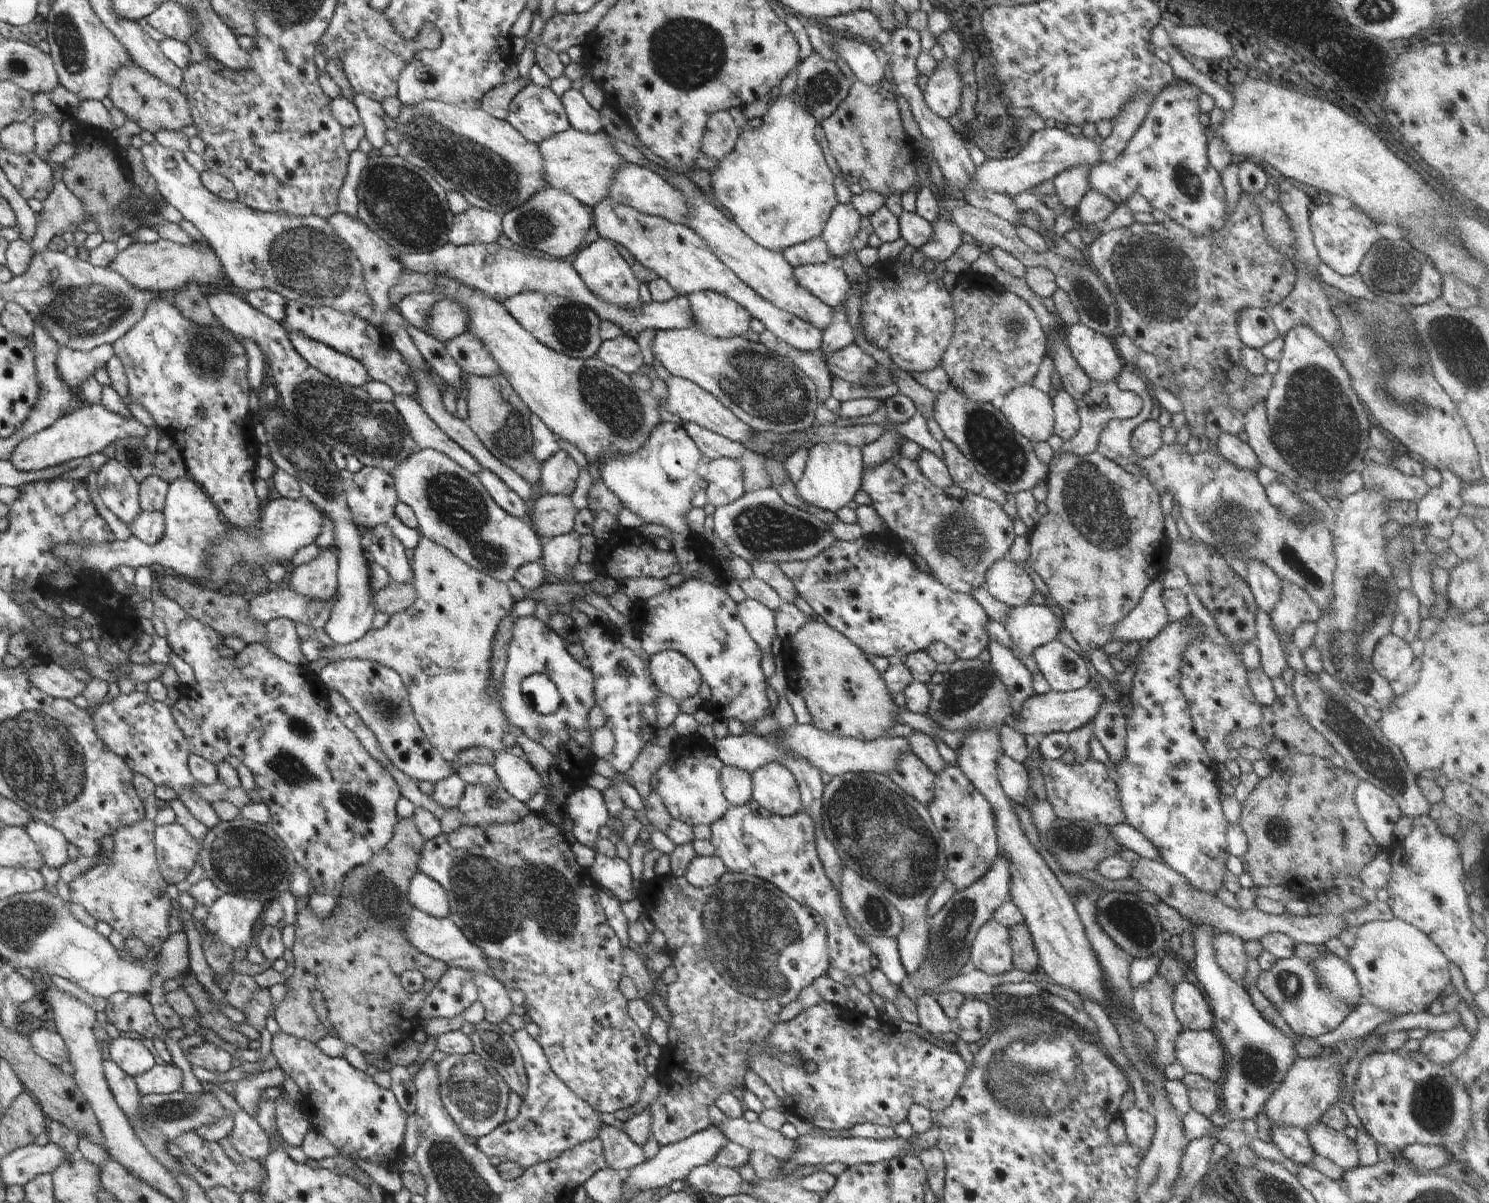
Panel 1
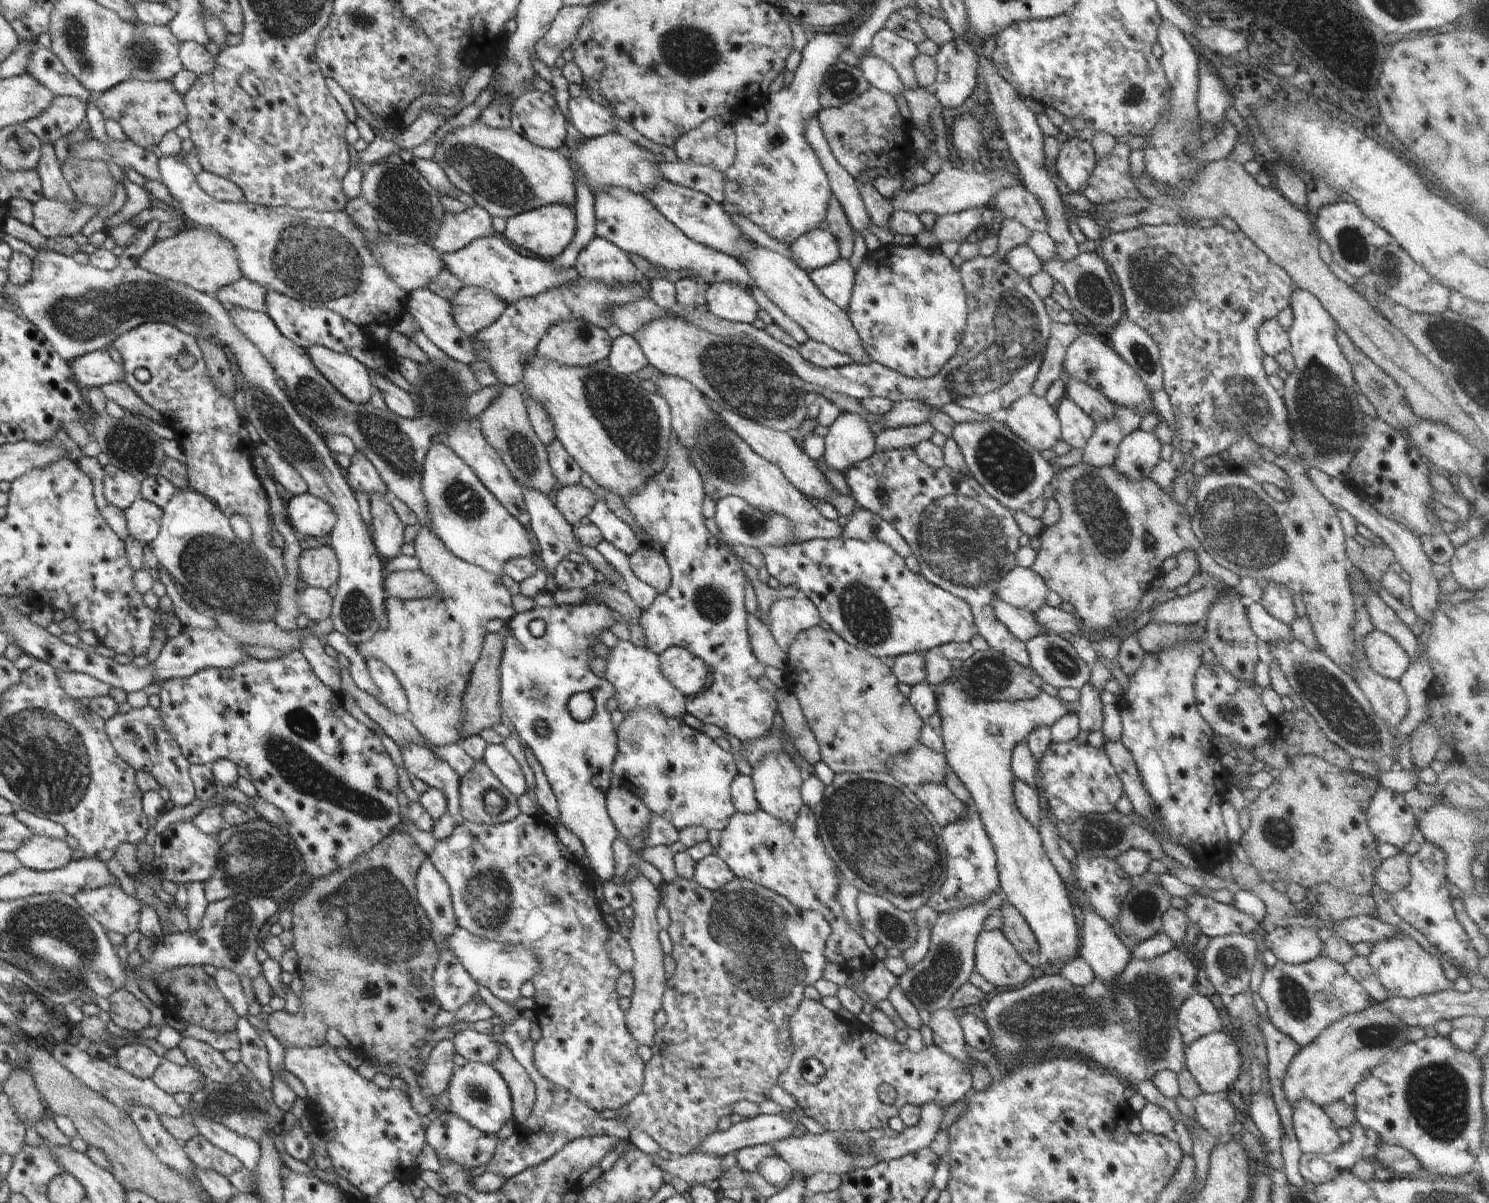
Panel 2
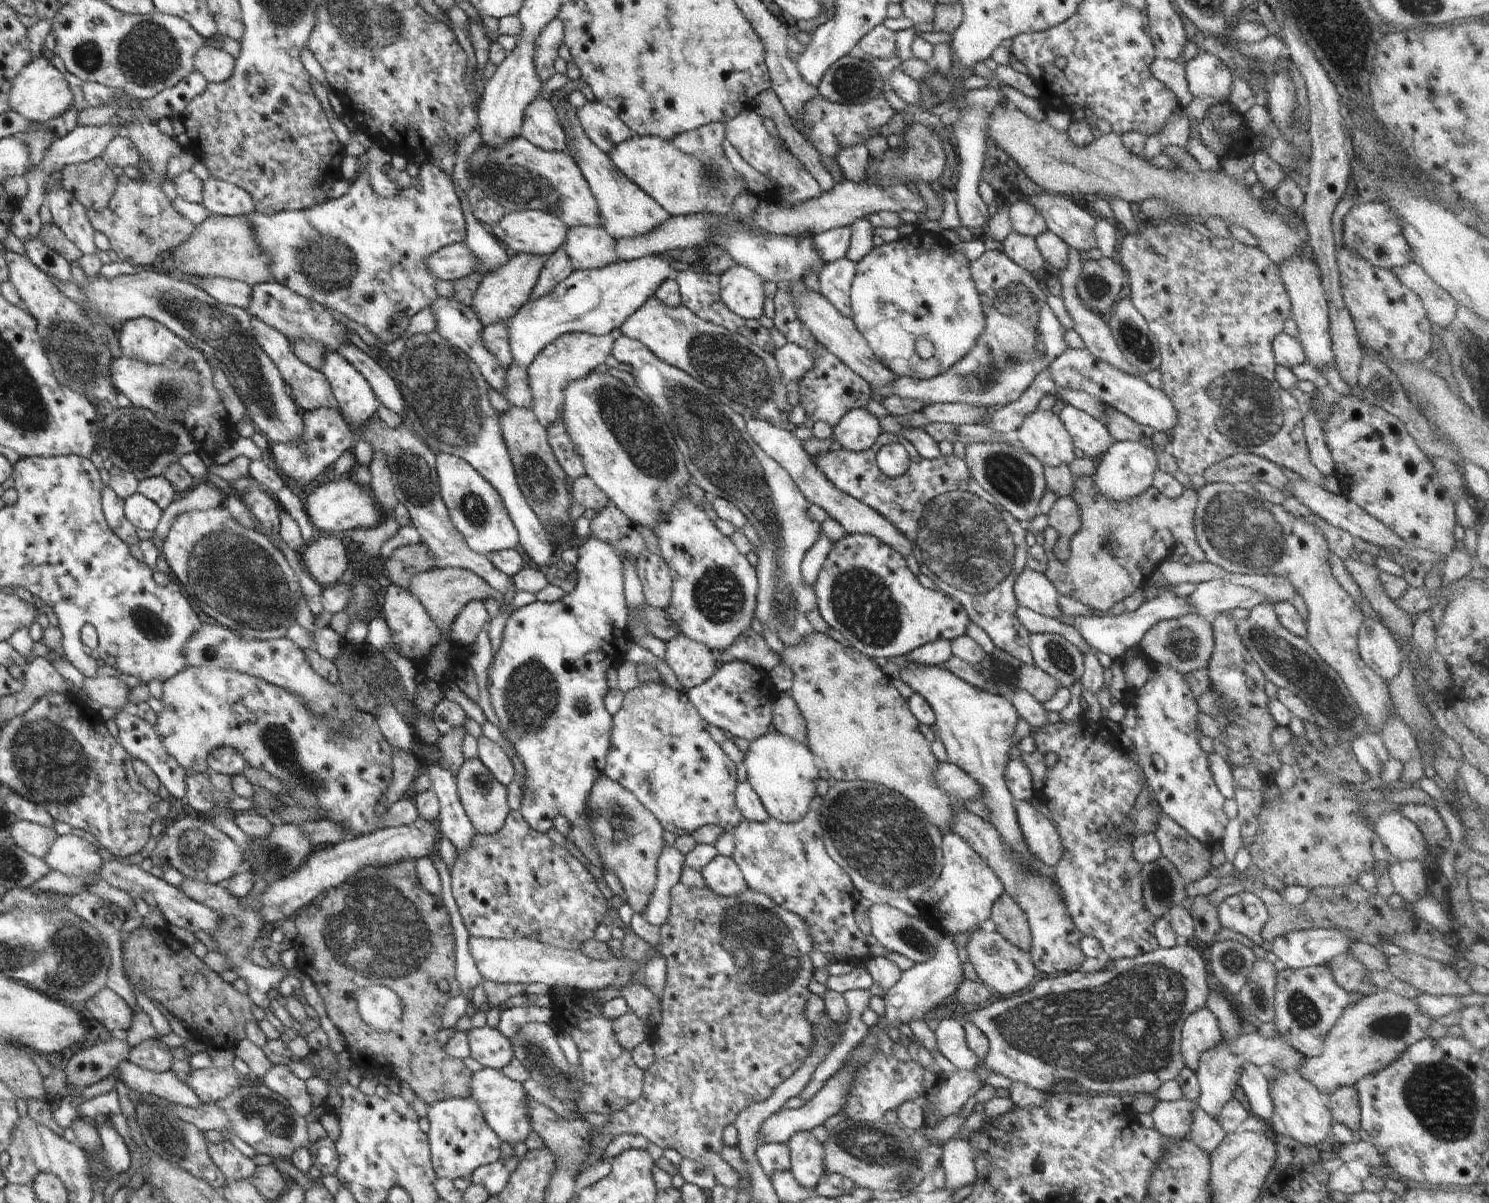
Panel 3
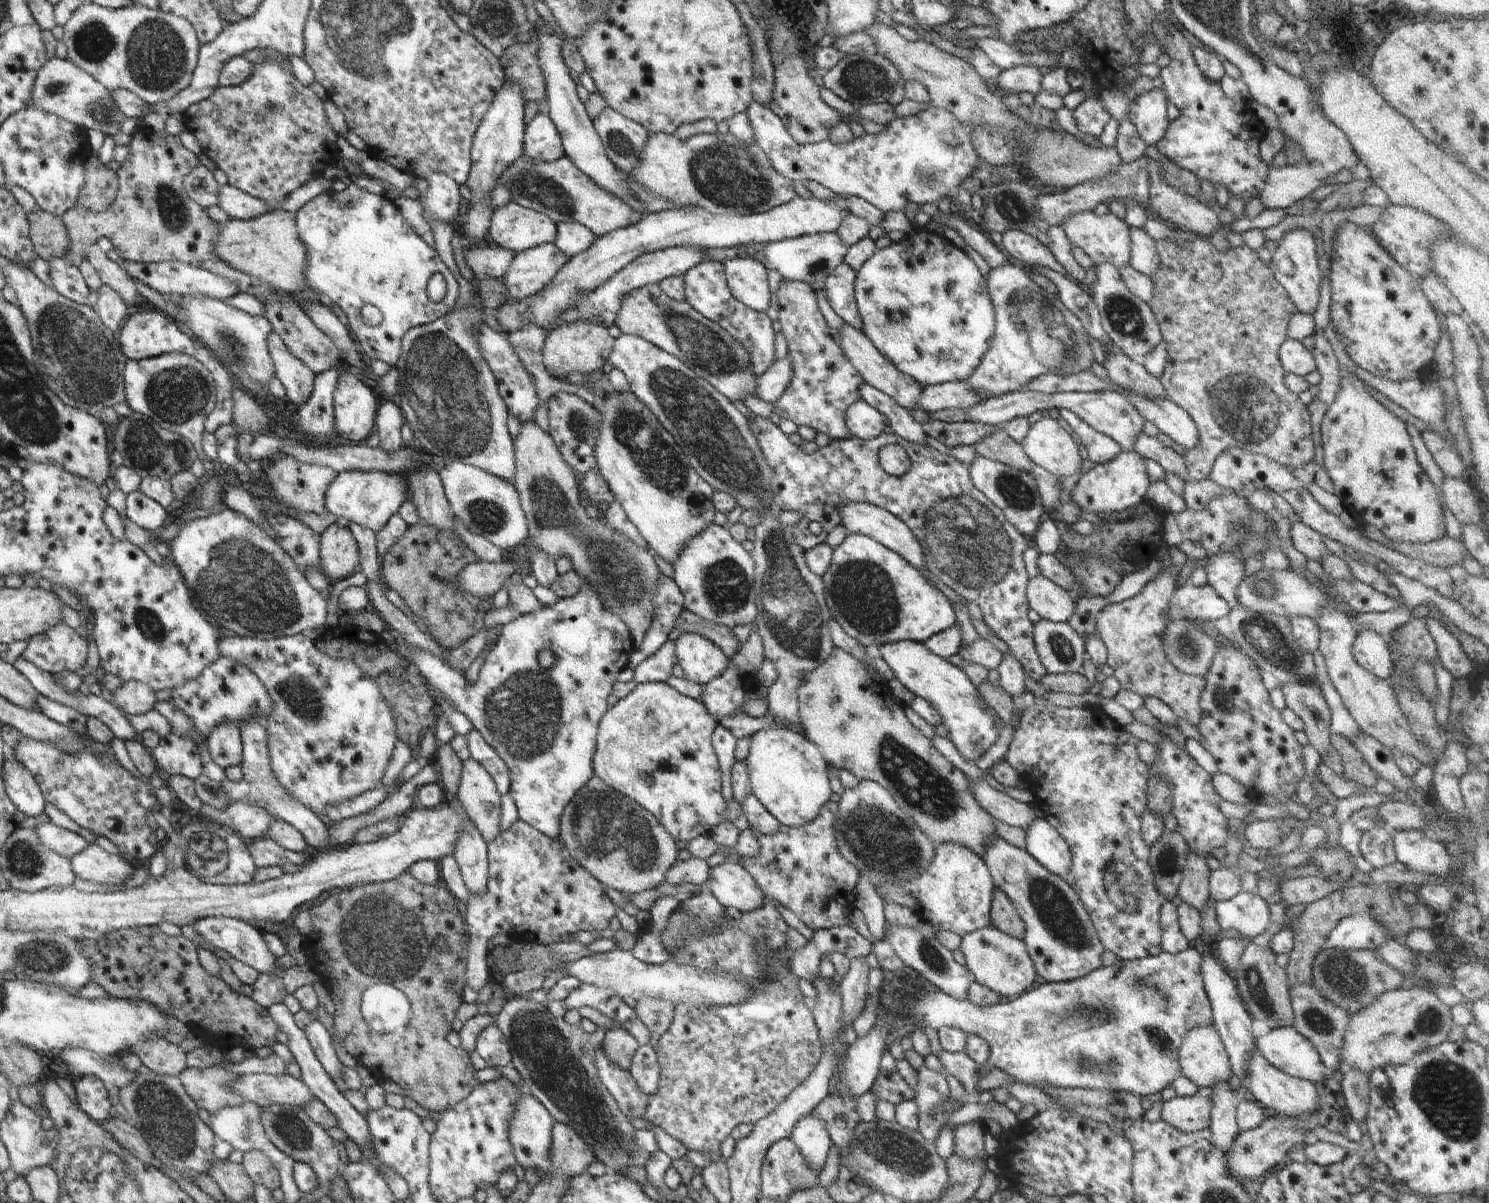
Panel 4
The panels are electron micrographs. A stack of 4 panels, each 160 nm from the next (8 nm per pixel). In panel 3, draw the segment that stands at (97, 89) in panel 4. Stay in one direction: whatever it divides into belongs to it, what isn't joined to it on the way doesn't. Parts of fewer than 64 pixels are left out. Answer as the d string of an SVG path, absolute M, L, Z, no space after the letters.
M42 56L30 61L29 65L20 70L14 79L9 101L12 111L16 111L29 121L39 123L62 116L74 106L74 97L68 87L68 81L64 79L62 72L58 71L53 63Z

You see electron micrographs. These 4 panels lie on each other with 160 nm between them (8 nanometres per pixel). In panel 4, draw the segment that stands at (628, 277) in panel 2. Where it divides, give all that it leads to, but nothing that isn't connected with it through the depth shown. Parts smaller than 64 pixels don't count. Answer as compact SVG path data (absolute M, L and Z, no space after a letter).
M573 220L557 222L556 226L557 231L553 243L570 259L586 250L586 247L592 245L598 238L586 226Z

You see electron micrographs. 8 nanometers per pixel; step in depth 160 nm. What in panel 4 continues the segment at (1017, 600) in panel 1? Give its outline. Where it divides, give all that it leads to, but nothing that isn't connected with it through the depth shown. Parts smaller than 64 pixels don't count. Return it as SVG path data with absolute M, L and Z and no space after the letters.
M1042 573L1029 579L1026 589L1028 606L1042 619L1053 623L1068 621L1076 612L1077 599Z

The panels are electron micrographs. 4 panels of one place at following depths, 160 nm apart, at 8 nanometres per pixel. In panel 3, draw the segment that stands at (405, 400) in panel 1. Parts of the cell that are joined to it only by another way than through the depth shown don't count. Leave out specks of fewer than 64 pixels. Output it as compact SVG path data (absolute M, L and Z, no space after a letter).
M344 341L336 350L342 358L348 361L368 381L374 394L388 410L404 416L404 399L401 395L399 385L393 379L393 373L382 368L379 363L356 347L350 341Z

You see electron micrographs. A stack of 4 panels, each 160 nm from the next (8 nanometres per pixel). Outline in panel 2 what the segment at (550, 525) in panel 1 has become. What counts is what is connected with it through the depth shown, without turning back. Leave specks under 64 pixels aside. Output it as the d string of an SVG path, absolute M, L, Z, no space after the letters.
M580 482L574 486L559 486L552 500L564 518L575 528L594 508L597 494Z

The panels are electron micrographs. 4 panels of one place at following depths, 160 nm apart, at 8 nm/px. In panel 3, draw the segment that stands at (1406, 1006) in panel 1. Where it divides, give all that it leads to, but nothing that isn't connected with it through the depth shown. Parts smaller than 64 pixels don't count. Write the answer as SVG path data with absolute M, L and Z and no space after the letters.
M1406 952L1391 956L1388 964L1389 971L1396 978L1412 984L1422 993L1436 996L1472 994L1465 979L1458 977L1450 965L1437 960Z

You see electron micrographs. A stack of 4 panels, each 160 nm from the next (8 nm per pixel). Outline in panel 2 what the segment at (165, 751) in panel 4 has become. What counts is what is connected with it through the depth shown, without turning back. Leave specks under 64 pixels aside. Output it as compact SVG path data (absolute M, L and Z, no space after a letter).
M294 650L291 654L276 660L263 661L252 657L247 663L242 663L233 669L207 668L189 677L168 679L160 683L160 693L157 695L161 700L159 711L163 725L174 737L176 744L190 764L210 766L214 761L228 759L234 762L238 768L244 768L250 772L257 796L271 802L289 820L286 831L302 855L304 870L310 873L313 880L326 876L333 870L348 866L358 855L362 856L362 854L368 853L390 833L394 832L396 825L402 822L399 802L396 799L399 776L396 773L395 764L380 741L380 737L344 709L339 694L326 686L317 677L317 674L314 674L310 663L300 651Z

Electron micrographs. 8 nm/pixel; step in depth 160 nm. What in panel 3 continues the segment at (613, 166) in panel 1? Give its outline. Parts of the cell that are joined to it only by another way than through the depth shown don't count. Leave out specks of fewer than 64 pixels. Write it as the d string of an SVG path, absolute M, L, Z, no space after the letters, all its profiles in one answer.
M636 136L621 142L608 155L614 166L636 186L649 194L670 215L713 213L728 215L734 199L752 194L744 178L732 167L728 157L689 155L678 150L671 141L659 136Z

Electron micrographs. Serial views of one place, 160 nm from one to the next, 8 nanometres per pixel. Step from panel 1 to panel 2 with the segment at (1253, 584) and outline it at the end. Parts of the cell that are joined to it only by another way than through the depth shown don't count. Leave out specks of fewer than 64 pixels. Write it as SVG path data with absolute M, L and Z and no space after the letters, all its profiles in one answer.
M1268 580L1267 586L1263 590L1262 600L1259 603L1268 611L1270 616L1273 616L1276 620L1283 622L1284 625L1289 627L1297 618L1290 589L1276 584L1276 582Z

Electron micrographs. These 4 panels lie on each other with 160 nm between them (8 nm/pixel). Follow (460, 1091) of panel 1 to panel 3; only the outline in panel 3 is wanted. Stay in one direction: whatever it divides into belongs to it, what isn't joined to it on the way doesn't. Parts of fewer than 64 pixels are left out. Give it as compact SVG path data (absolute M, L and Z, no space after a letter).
M484 1067L483 1070L472 1072L470 1079L471 1097L476 1099L486 1122L490 1128L500 1138L502 1143L508 1143L514 1146L517 1142L524 1142L528 1138L528 1134L533 1131L531 1118L529 1115L529 1106L527 1094L525 1093L522 1083L508 1078L501 1070Z

